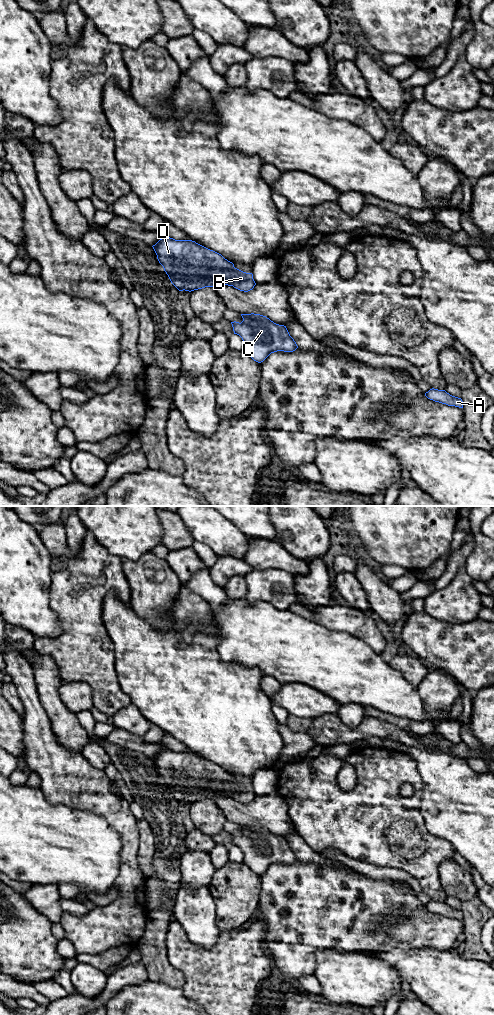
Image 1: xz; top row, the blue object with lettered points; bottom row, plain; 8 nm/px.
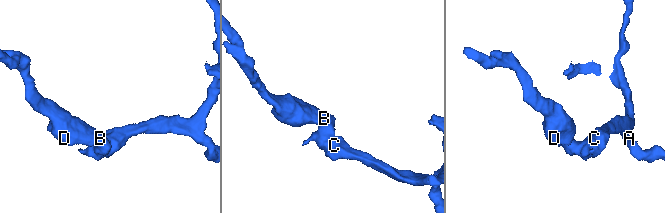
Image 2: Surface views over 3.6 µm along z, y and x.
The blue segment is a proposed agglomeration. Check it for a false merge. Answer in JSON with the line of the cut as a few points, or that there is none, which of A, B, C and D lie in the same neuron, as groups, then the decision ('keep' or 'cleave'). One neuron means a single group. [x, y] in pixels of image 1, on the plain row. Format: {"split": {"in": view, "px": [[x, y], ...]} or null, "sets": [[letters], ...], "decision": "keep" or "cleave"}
{"split": null, "sets": [["A", "B", "C", "D"]], "decision": "keep"}

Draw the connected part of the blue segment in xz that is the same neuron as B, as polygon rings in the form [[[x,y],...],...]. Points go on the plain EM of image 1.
[[[165,749],[152,759],[171,795],[179,803],[228,797],[248,804],[256,797],[252,785],[235,780],[221,766],[195,753]]]

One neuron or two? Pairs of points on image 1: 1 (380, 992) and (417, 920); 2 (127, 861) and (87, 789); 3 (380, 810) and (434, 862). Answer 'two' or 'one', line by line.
1: two
2: one
3: one

